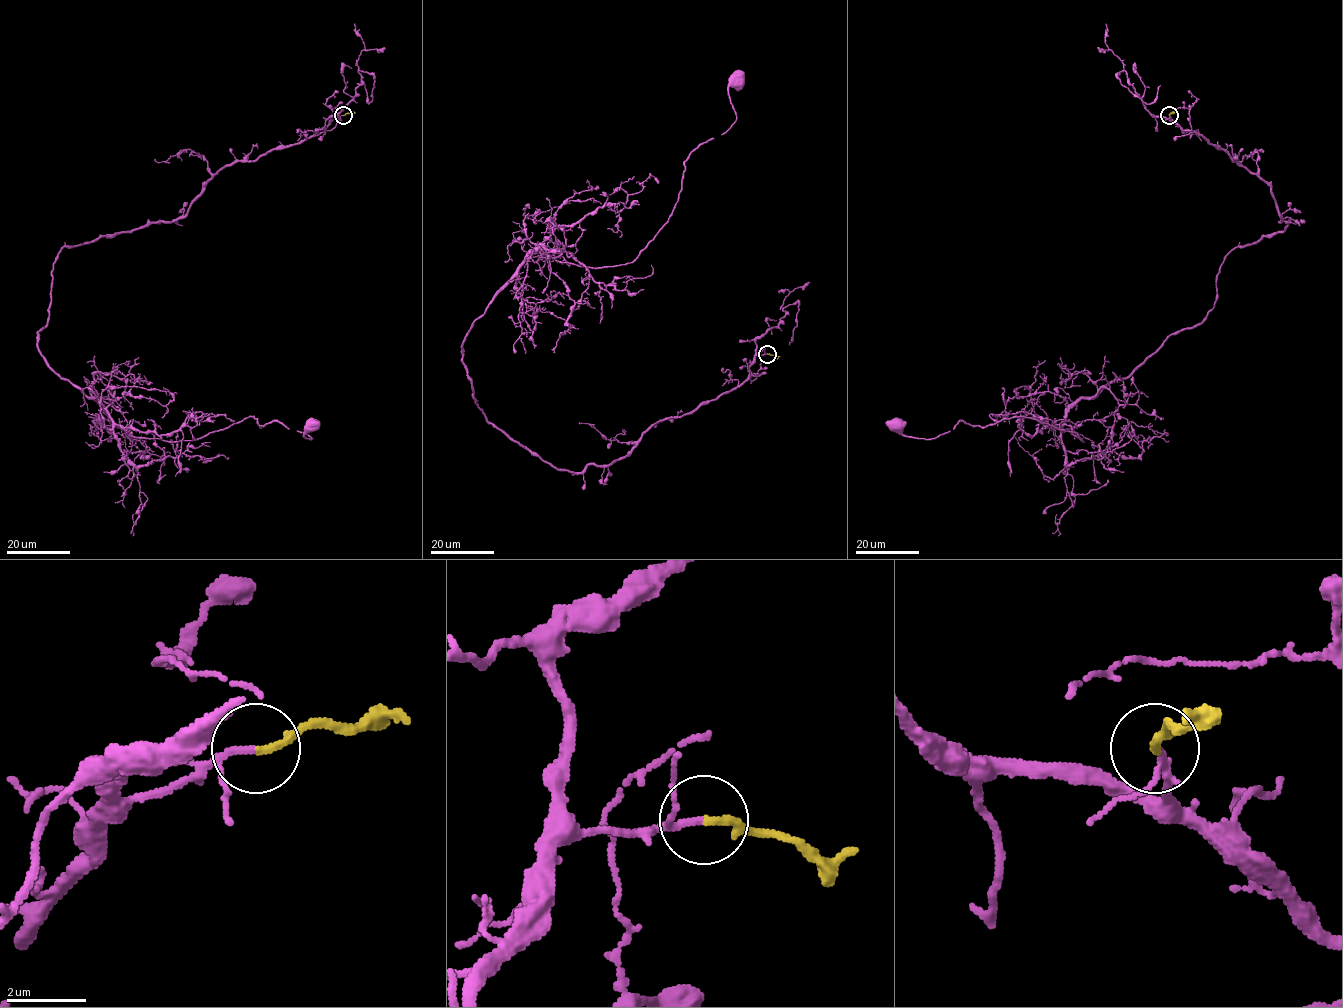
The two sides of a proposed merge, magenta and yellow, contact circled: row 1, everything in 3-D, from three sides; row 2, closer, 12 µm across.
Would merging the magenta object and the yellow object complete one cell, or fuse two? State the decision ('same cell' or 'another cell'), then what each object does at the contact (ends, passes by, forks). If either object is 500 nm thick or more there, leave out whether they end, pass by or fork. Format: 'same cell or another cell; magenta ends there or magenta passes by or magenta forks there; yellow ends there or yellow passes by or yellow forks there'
same cell; magenta passes by; yellow ends there

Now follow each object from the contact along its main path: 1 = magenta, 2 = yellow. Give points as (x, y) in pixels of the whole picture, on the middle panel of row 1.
1: (767, 353), (571, 472), (489, 423), (462, 361), (534, 250), (637, 256), (688, 156), (736, 119), (735, 80)
2: (767, 353), (780, 356)

